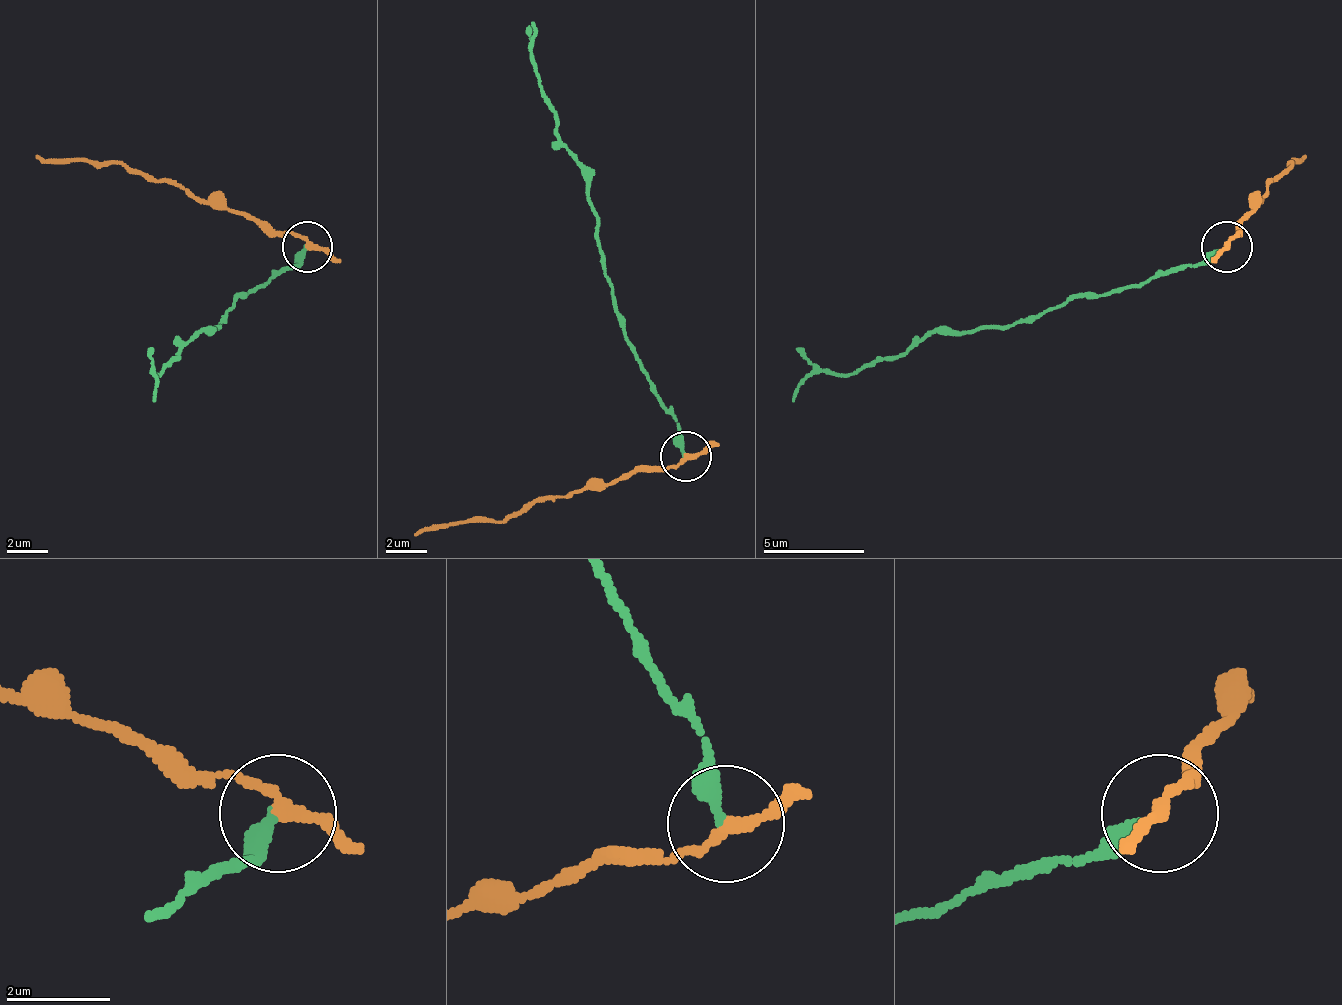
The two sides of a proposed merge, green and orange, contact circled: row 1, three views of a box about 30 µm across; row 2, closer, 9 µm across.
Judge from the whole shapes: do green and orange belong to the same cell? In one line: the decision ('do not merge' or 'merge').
do not merge

